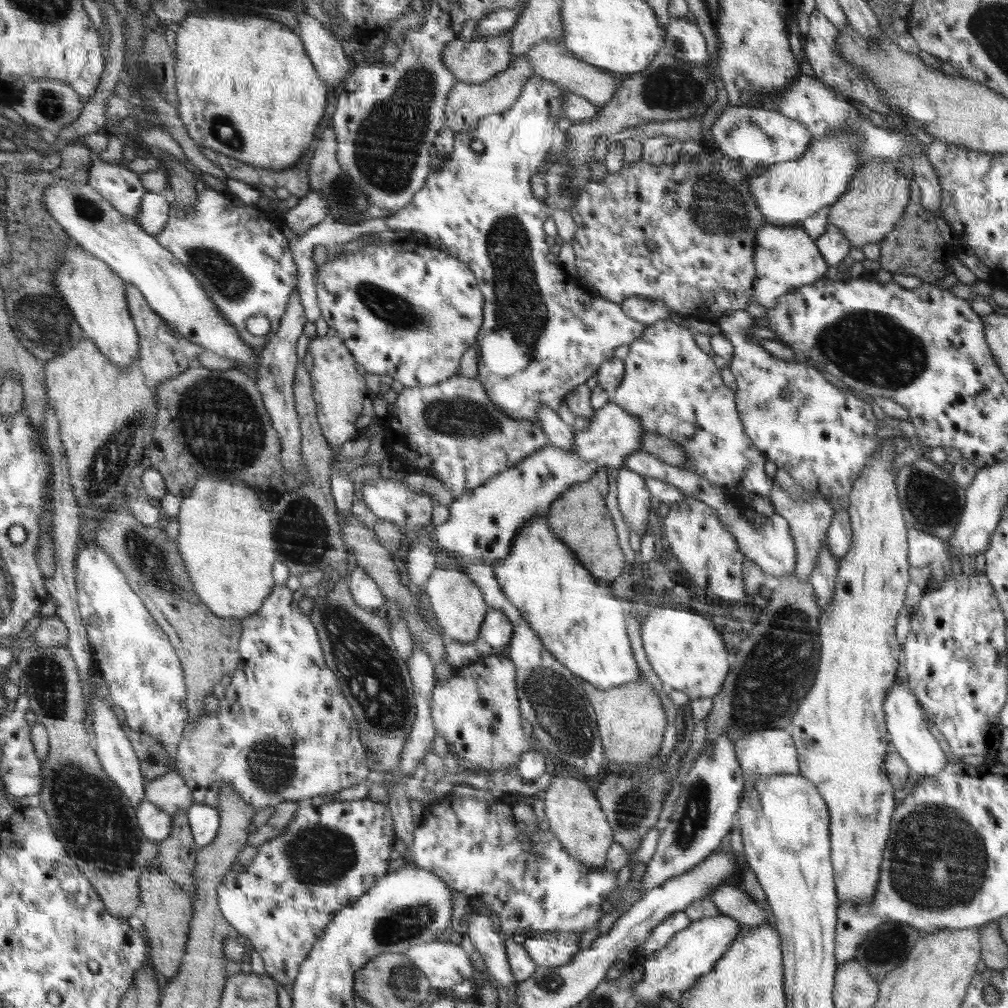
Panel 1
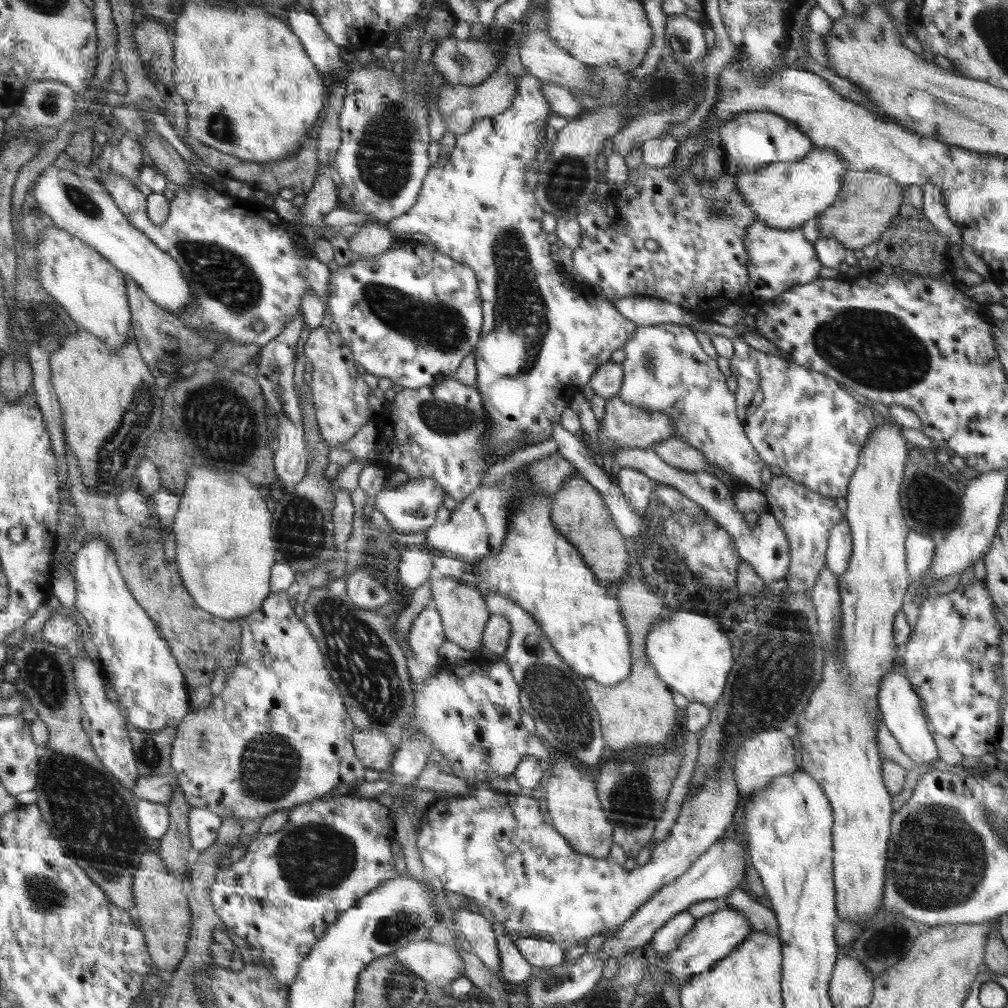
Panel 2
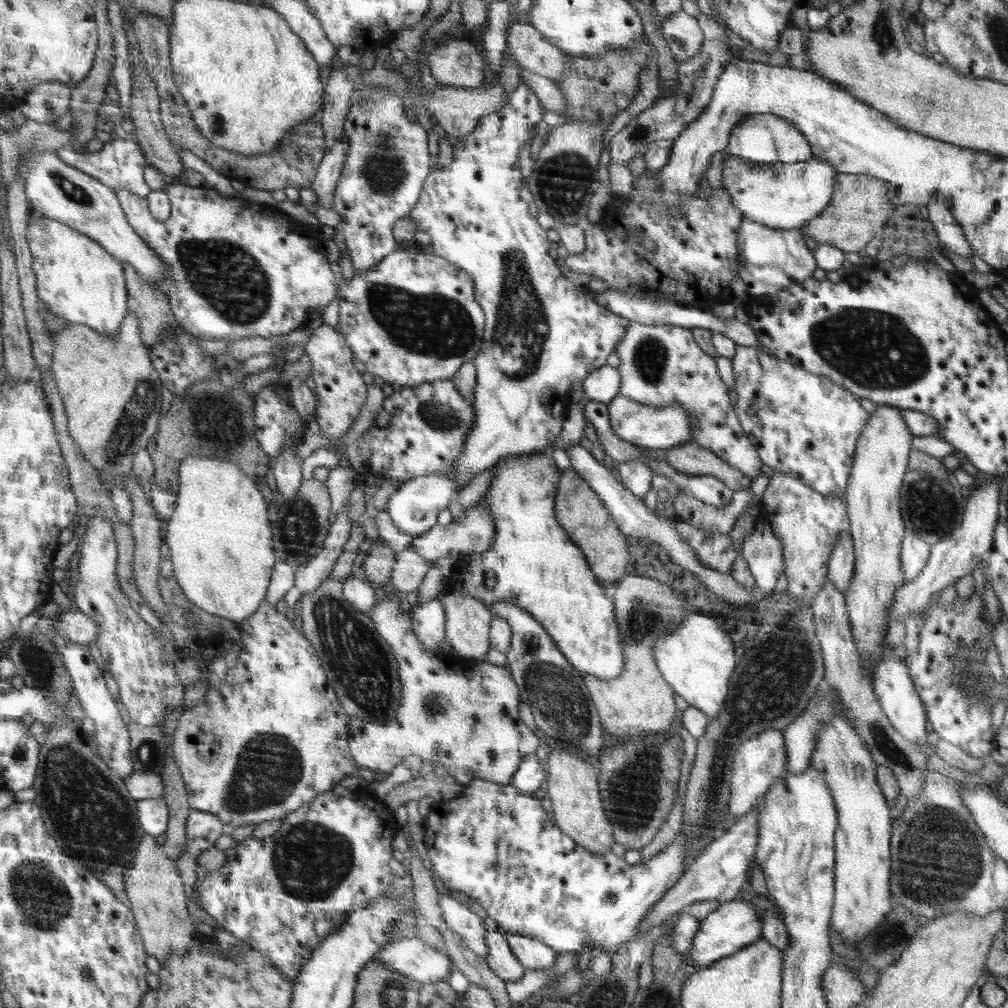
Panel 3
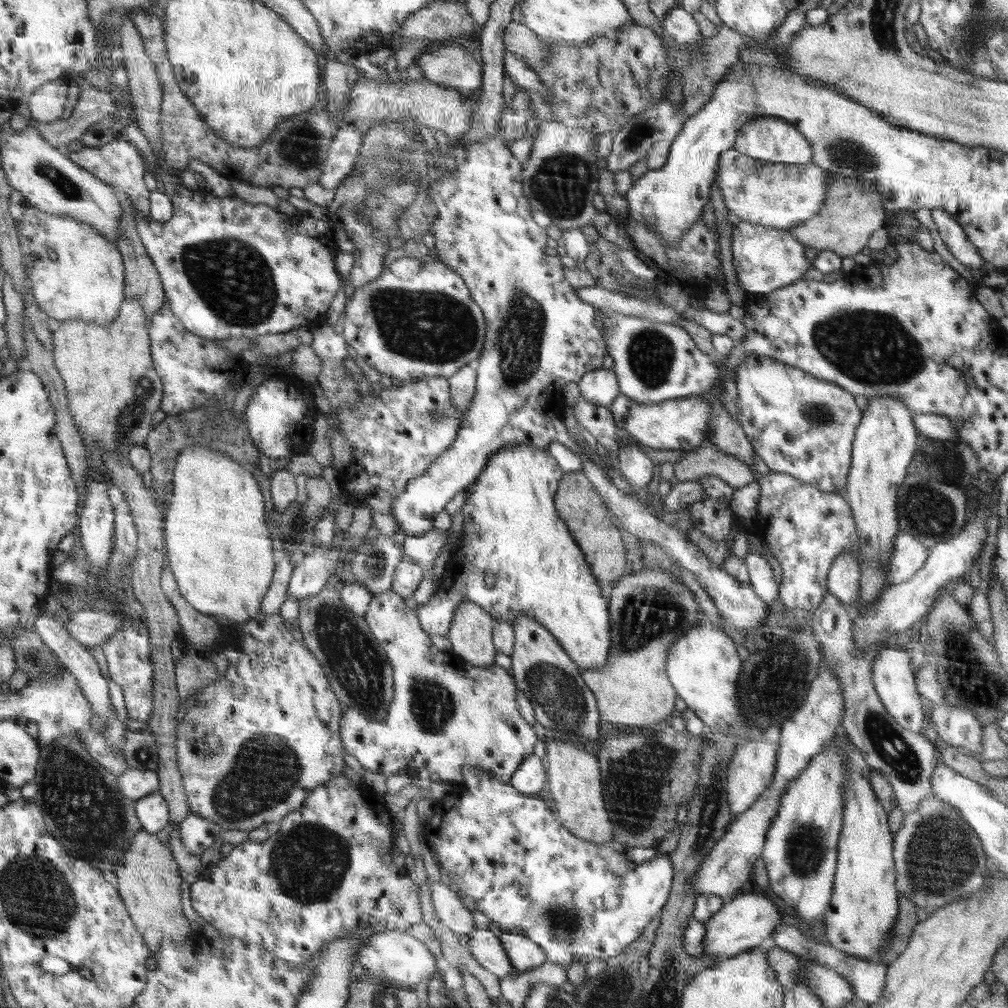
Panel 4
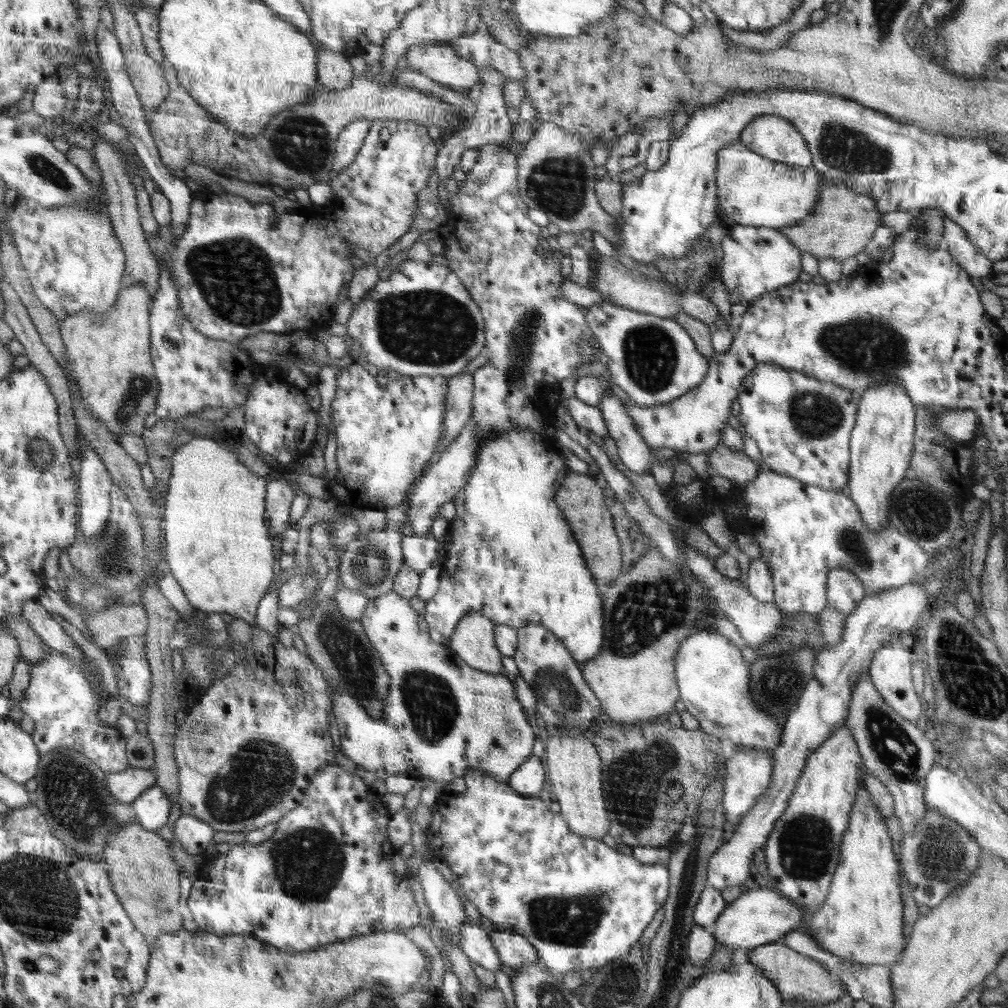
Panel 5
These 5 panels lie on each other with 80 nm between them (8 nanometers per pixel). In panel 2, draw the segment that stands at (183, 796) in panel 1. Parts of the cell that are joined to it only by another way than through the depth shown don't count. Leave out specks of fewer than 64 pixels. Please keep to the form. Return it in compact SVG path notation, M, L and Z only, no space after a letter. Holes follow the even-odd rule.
M167 773L164 776L140 775L136 779L133 796L136 800L149 800L150 802L162 803L167 806L173 790L173 773Z

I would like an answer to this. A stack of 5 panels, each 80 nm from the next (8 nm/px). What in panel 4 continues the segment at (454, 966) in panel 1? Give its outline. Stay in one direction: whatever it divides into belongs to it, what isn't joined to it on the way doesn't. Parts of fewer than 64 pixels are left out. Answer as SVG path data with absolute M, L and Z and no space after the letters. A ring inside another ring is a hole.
M389 931L376 934L370 938L370 942L358 950L357 957L351 966L350 981L354 981L358 975L373 974L383 976L399 988L409 988L412 984L420 984L422 980L430 980L430 976L436 972L434 956L428 952L428 948L416 940L414 936L408 936L404 931Z

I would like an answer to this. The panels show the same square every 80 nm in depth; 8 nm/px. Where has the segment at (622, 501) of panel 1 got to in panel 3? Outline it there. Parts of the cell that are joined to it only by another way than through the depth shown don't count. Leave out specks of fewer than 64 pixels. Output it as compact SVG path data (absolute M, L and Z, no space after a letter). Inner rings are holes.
M630 460L622 464L613 465L616 476L620 482L632 491L639 499L644 500L644 495L650 490L653 470L642 460Z

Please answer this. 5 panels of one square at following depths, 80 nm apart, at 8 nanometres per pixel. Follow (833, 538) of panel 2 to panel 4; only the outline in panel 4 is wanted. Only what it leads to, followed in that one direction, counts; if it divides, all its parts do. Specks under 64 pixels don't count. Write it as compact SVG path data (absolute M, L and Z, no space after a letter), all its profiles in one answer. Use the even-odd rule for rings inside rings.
M839 554L827 574L827 592L852 609L861 595L861 568L853 554Z

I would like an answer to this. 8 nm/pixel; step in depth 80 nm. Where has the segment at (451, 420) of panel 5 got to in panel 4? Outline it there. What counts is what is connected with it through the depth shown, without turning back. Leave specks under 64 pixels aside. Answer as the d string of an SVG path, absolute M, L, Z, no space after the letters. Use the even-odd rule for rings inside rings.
M469 362L458 373L448 377L450 382L450 391L452 392L452 400L454 409L457 409L463 415L470 409L475 394L475 380L477 377L477 363Z

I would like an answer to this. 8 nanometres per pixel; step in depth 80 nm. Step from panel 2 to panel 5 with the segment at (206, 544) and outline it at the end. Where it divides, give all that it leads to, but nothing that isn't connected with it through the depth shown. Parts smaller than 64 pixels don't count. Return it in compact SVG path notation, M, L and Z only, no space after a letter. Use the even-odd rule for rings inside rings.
M192 438L173 456L172 478L163 501L162 528L167 570L179 582L190 604L206 613L228 613L254 624L256 608L268 584L274 578L274 552L264 526L266 481L238 462L237 454L226 450L222 442Z

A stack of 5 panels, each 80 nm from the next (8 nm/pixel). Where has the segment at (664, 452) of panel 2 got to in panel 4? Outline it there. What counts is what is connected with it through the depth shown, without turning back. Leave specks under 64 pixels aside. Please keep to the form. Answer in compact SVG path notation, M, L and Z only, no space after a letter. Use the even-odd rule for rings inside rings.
M704 444L700 449L683 453L684 457L674 464L675 481L698 481L714 475L738 489L756 480L756 474L750 472L742 460L734 458L732 454L724 454L712 444Z

